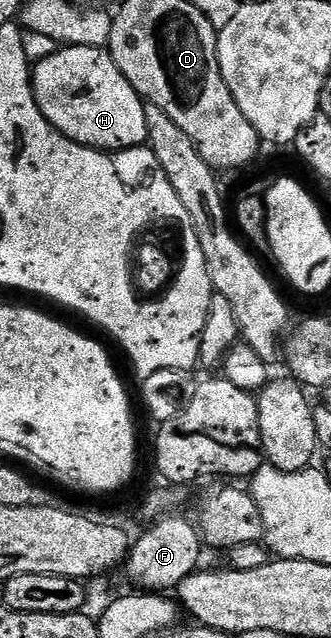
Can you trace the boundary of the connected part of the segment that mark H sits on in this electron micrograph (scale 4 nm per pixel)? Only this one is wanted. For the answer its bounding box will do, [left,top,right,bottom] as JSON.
[31,47,147,151]

